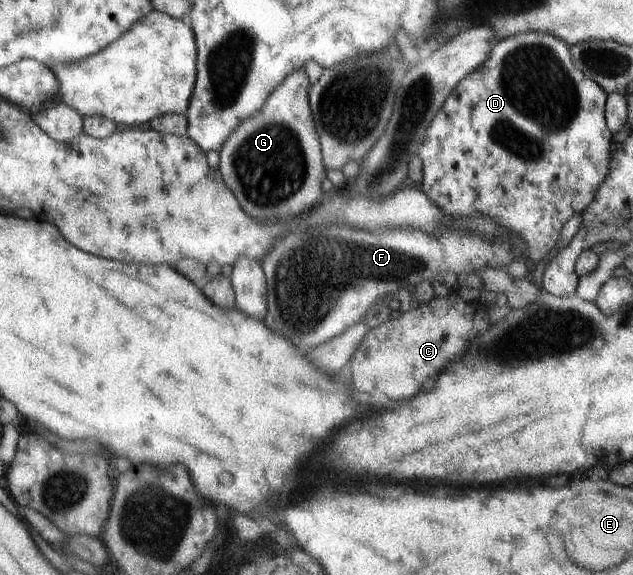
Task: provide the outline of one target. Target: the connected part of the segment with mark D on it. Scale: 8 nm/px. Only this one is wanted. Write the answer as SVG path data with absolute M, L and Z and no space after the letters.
M533 31L519 33L500 41L493 41L492 46L487 60L459 81L459 84L445 99L441 110L435 114L426 128L424 140L418 148L418 156L421 158L423 168L423 181L418 187L446 215L459 219L482 215L495 221L499 227L518 235L528 245L527 256L537 264L558 244L561 229L565 226L568 218L586 209L595 193L598 193L601 181L604 181L607 176L611 160L609 146L612 138L612 132L607 126L604 115L608 93L595 81L587 78L583 71L574 65L570 46L550 34Z

